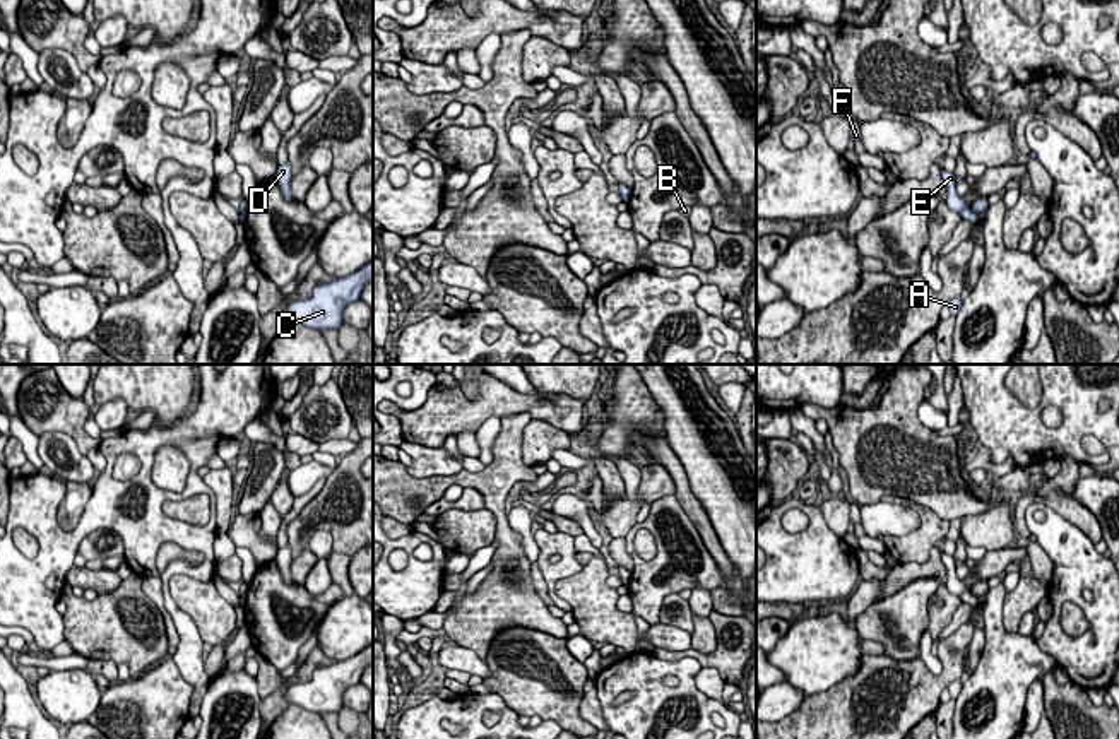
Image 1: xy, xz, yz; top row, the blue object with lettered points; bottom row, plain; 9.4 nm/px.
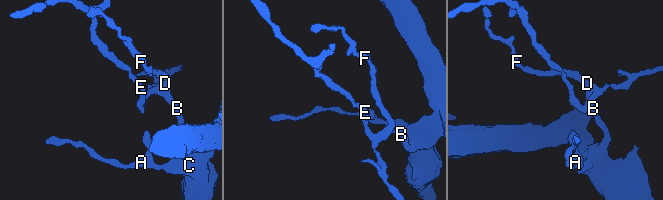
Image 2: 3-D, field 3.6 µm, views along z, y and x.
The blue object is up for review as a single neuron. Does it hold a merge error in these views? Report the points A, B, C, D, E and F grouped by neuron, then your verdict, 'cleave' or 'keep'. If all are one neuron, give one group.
A B C D F / E; cleave

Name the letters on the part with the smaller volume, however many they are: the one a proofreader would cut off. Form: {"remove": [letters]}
{"remove": ["E"]}

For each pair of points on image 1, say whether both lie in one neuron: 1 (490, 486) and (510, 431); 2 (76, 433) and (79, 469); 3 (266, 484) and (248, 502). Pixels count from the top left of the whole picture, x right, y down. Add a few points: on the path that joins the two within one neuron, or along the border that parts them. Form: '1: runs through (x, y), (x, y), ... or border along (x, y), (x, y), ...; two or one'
1: runs through (503, 472), (509, 467), (509, 445); one
2: border along (38, 437), (48, 431), (64, 431), (86, 455); two
3: runs through (262, 488), (252, 498); one

